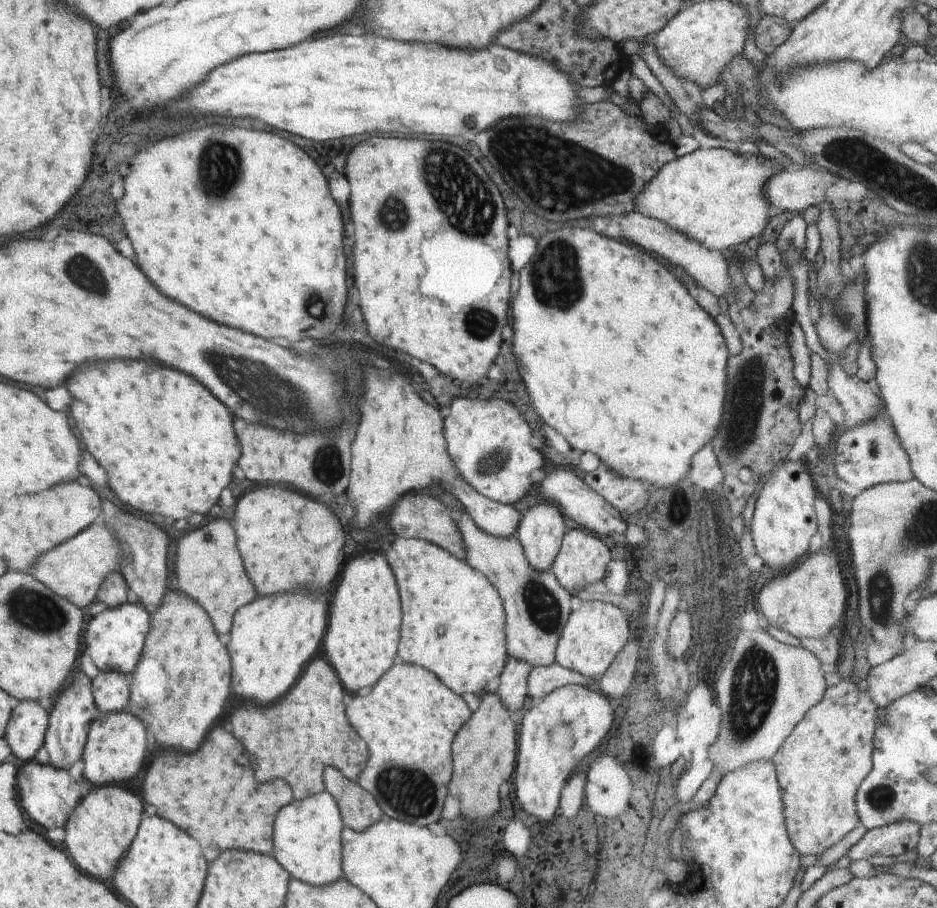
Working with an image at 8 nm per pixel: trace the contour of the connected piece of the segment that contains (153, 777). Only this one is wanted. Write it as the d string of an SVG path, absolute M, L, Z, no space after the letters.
M220 726L210 730L206 740L194 752L162 752L150 764L142 786L143 799L156 808L156 814L190 834L200 844L208 862L228 848L244 848L270 855L273 849L272 822L278 810L294 800L292 790L284 780L258 784L242 744Z

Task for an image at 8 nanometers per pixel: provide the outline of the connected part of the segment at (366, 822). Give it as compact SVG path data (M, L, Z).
M337 768L323 772L325 789L338 803L345 827L362 832L382 818L376 799L356 781L348 780Z

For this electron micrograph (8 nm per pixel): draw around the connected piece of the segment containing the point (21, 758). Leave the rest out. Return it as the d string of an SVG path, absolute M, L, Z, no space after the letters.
M21 701L17 704L4 736L16 763L22 765L32 761L38 748L45 744L46 726L49 726L48 712L40 706L40 702Z

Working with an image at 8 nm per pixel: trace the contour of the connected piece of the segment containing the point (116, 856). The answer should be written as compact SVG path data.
M89 786L85 799L77 804L64 826L65 838L61 845L73 856L78 868L109 882L118 861L134 840L141 820L142 800L130 790L122 786Z

